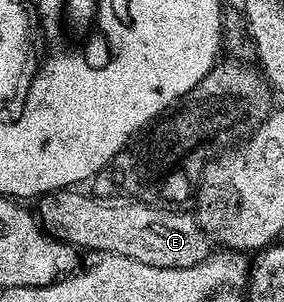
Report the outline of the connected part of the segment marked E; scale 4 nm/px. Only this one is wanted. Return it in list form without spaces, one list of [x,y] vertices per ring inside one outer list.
[[[81,189],[52,191],[50,195],[40,196],[37,205],[36,214],[46,231],[78,248],[90,247],[97,251],[93,253],[122,255],[156,267],[190,267],[202,263],[211,254],[211,240],[190,212],[188,215],[185,211],[172,211],[169,207],[152,207],[149,203],[140,203],[125,195],[84,195]]]

